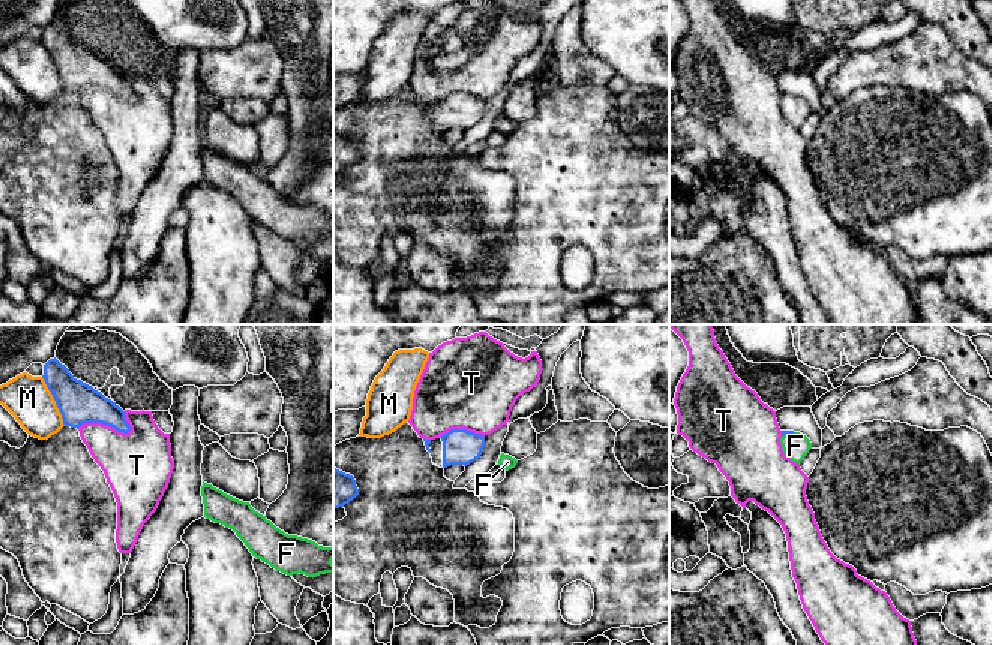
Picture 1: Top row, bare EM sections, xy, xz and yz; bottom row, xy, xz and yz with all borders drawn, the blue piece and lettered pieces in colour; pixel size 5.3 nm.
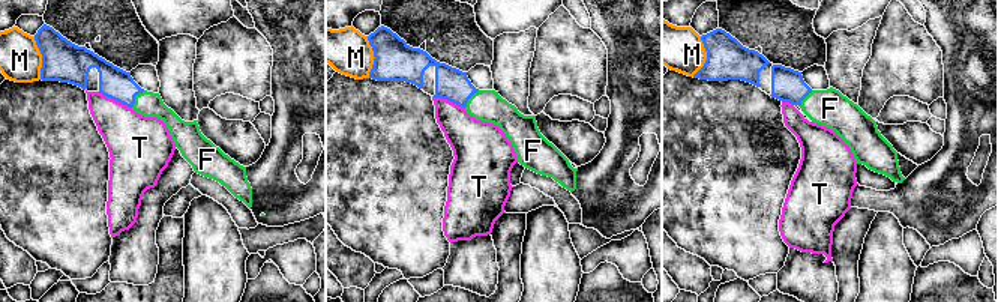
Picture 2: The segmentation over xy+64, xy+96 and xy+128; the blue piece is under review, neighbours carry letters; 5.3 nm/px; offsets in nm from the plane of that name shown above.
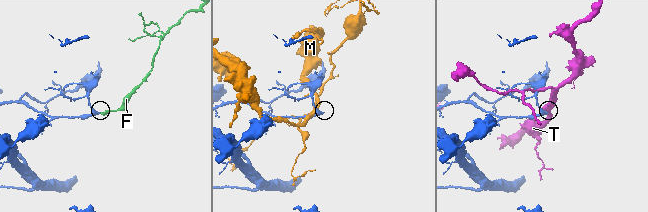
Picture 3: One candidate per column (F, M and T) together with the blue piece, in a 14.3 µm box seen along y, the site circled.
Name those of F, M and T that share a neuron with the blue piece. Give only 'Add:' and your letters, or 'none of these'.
Add: F

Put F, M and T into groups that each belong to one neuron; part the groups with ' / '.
F / M / T

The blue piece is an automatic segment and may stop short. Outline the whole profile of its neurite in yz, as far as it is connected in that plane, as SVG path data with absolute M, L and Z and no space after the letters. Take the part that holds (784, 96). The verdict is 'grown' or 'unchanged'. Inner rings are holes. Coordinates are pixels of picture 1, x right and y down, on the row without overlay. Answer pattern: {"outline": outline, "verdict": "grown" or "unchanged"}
{"outline": "M782 94L780 108L785 120L798 129L812 112L810 104L794 94Z", "verdict": "grown"}

